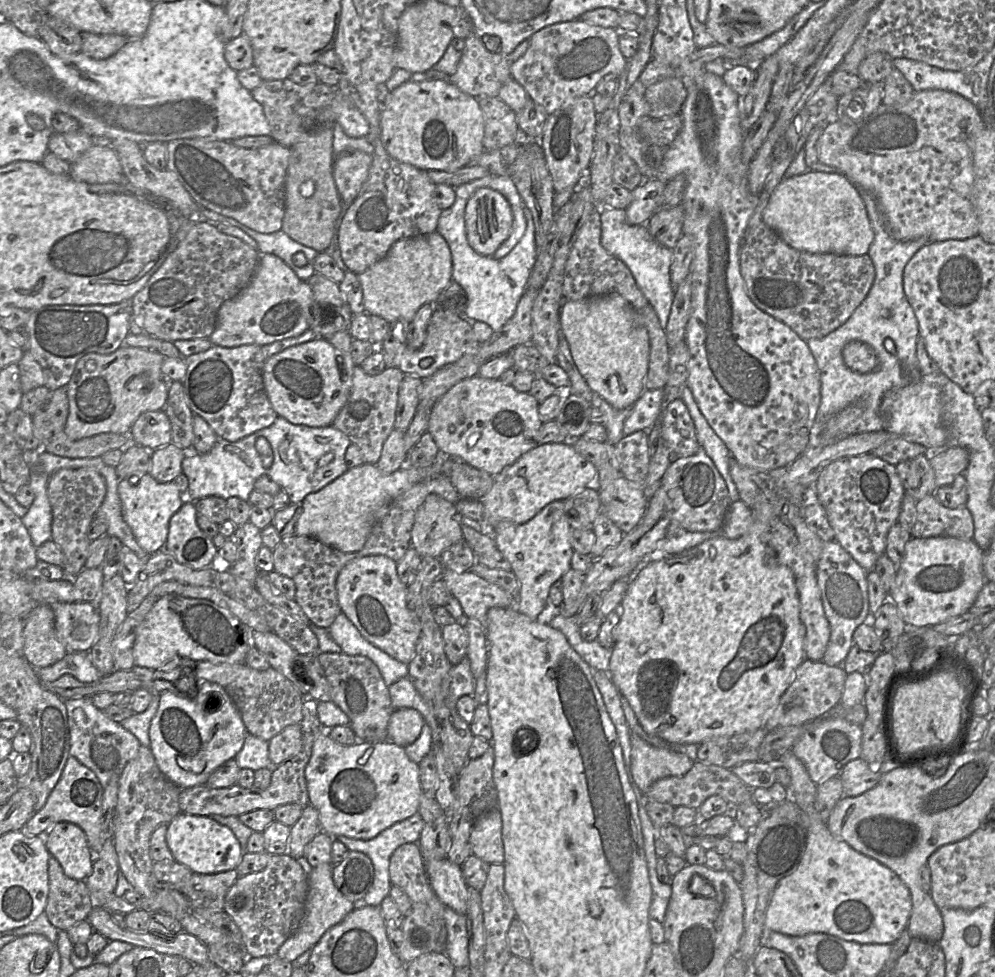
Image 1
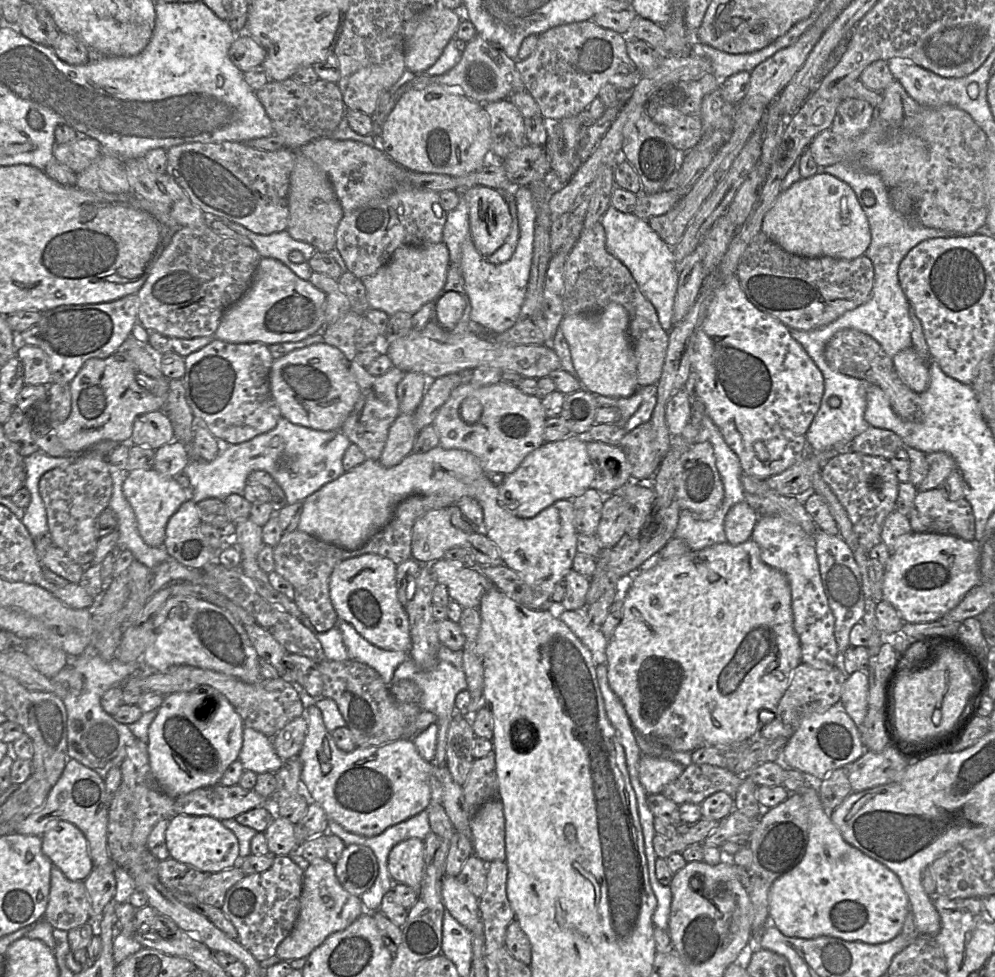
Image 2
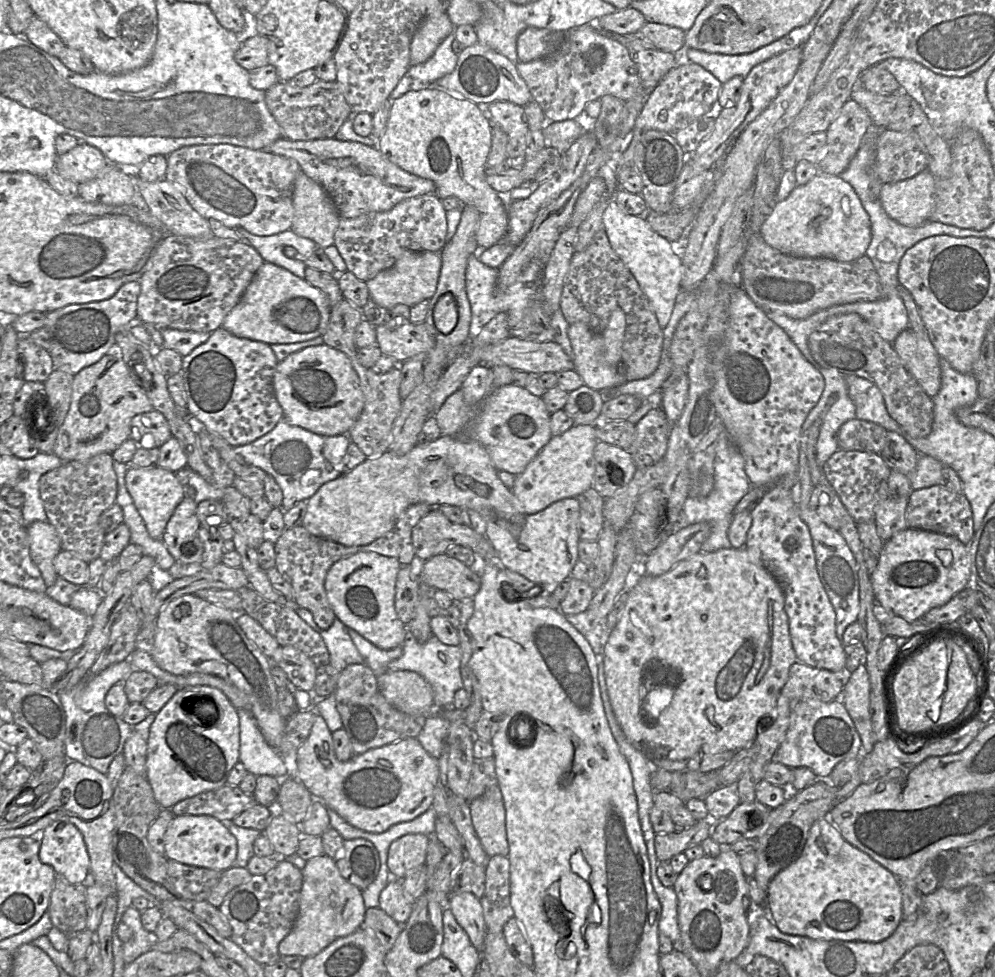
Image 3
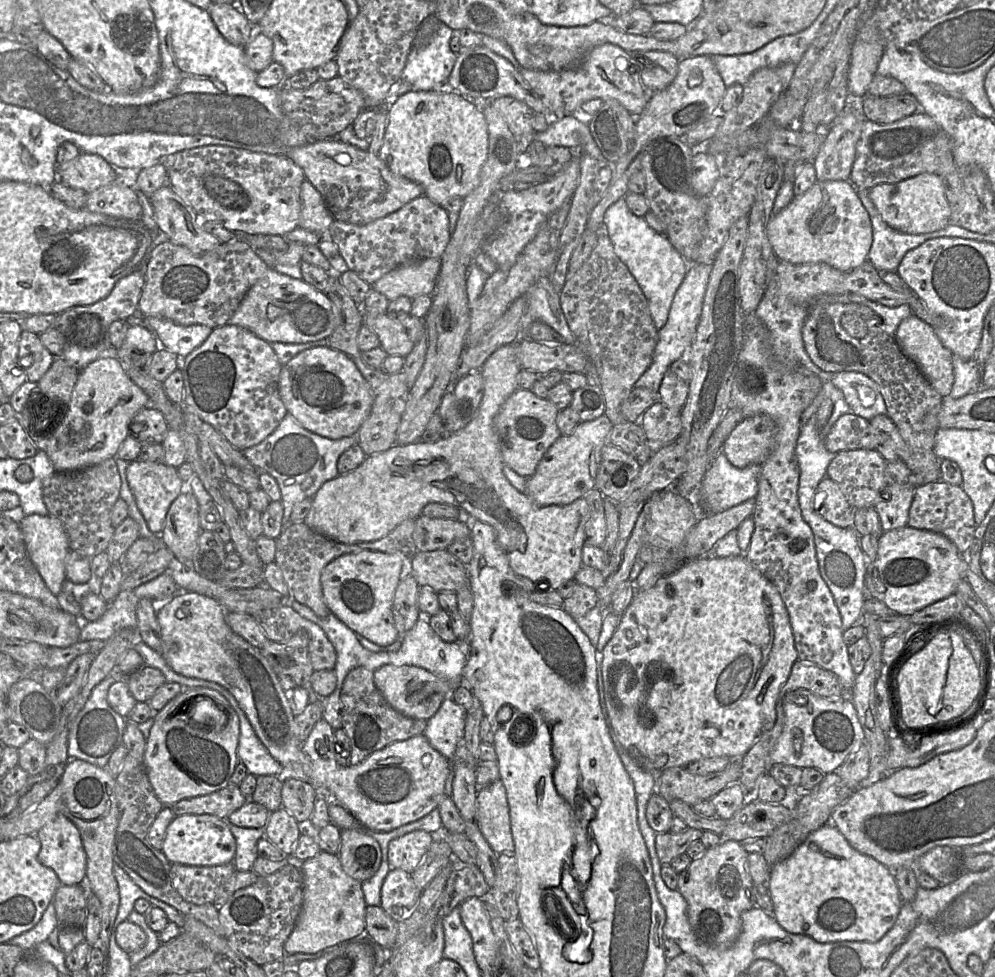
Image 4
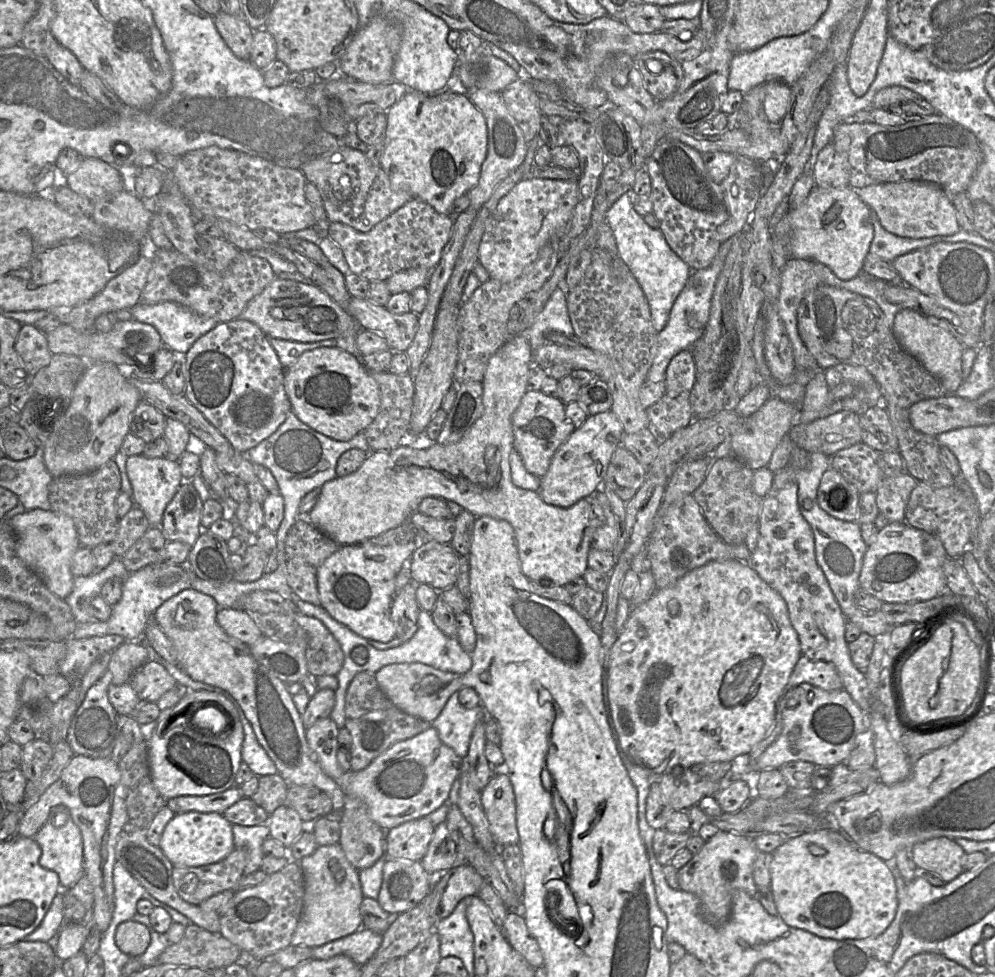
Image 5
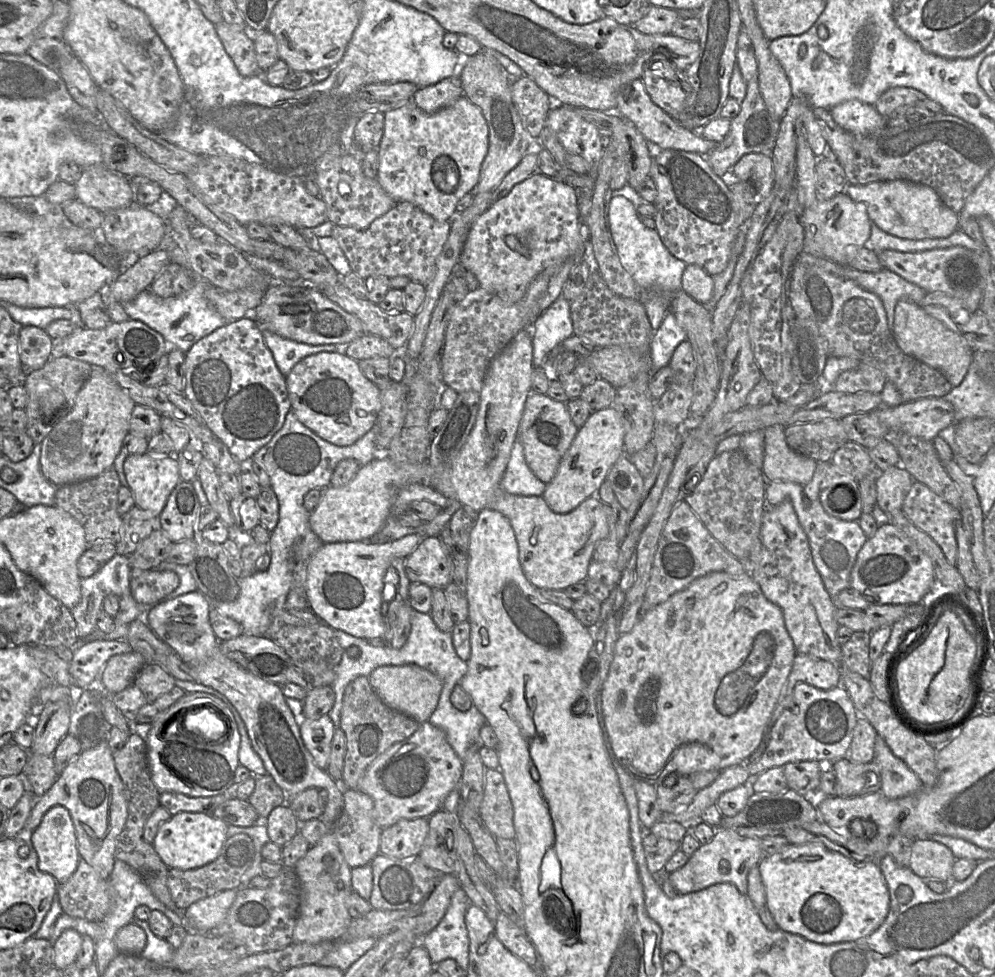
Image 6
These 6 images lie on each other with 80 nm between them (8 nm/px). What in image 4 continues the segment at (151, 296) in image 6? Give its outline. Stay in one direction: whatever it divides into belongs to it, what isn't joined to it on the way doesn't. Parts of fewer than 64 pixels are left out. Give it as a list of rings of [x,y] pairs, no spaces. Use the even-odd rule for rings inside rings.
[[[152,316],[144,320],[151,326],[151,331],[164,349],[182,357],[203,344],[213,330],[204,325],[181,326],[171,320]]]

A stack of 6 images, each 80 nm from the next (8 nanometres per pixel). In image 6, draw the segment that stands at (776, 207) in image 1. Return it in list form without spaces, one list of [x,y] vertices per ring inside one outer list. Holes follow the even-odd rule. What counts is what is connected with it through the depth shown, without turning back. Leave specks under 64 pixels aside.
[[[845,192],[828,200],[818,199],[803,210],[800,222],[804,229],[803,251],[826,258],[840,265],[847,265],[855,253],[855,247],[865,247],[870,238],[870,223],[864,203],[853,201]]]

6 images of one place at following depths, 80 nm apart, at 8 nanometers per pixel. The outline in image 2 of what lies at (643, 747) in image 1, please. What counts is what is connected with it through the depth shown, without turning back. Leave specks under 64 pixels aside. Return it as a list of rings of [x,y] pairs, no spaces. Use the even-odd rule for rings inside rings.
[[[642,755],[639,761],[639,779],[647,795],[661,793],[684,770],[680,763],[658,757]]]

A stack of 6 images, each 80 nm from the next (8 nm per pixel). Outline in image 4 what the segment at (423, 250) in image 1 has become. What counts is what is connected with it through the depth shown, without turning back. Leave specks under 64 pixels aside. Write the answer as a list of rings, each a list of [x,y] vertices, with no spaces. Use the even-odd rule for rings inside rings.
[[[426,258],[419,261],[412,261],[388,272],[373,283],[371,288],[386,296],[389,301],[400,296],[407,296],[413,300],[420,295],[432,295],[435,290],[440,268],[441,258]]]

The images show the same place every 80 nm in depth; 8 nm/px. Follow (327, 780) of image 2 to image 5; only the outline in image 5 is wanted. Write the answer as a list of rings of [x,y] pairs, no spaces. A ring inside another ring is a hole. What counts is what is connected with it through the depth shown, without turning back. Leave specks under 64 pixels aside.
[[[329,717],[317,721],[305,731],[308,746],[314,753],[314,757],[323,772],[342,789],[345,796],[362,800],[368,808],[370,818],[382,830],[388,831],[403,823],[426,818],[441,805],[447,803],[451,787],[460,775],[461,760],[441,744],[438,734],[432,726],[428,726],[410,739],[393,744],[366,768],[357,772],[344,771],[337,762],[336,751],[339,730]]]

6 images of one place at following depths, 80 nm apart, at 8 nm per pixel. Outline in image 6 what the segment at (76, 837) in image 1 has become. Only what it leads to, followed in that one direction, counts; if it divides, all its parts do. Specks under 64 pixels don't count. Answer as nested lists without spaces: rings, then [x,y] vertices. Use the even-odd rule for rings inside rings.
[[[62,805],[50,808],[38,827],[27,835],[37,852],[39,870],[51,874],[58,883],[65,882],[76,870],[81,859],[75,828],[69,811]]]

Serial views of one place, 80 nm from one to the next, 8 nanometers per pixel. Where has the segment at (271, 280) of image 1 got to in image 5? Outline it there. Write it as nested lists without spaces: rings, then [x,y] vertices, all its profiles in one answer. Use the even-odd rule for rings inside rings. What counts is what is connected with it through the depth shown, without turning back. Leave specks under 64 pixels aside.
[[[274,280],[251,299],[238,319],[256,324],[269,338],[300,343],[337,339],[354,321],[352,316],[311,282]]]

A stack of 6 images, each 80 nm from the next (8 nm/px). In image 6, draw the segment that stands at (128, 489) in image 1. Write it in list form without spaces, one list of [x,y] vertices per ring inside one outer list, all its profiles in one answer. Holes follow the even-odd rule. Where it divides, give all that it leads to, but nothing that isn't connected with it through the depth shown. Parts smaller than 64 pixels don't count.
[[[129,454],[123,464],[135,505],[159,517],[166,501],[181,480],[174,455]]]

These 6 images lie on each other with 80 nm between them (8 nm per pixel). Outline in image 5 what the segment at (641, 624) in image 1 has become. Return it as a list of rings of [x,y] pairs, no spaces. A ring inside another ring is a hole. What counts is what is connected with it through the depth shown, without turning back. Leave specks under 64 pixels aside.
[[[736,559],[711,561],[692,570],[673,586],[656,592],[649,602],[634,610],[610,648],[607,674],[603,671],[603,698],[613,722],[621,757],[647,772],[648,777],[656,782],[676,766],[690,769],[695,764],[714,762],[731,762],[738,765],[739,757],[748,755],[757,743],[767,737],[767,731],[775,720],[776,701],[800,657],[798,635],[790,623],[784,599],[746,562]]]

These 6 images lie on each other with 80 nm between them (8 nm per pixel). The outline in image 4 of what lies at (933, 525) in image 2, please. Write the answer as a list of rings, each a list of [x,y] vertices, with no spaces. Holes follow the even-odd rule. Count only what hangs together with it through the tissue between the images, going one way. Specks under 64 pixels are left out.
[[[941,480],[916,487],[908,515],[908,526],[939,533],[947,537],[960,553],[968,553],[976,530],[973,503],[962,486]]]

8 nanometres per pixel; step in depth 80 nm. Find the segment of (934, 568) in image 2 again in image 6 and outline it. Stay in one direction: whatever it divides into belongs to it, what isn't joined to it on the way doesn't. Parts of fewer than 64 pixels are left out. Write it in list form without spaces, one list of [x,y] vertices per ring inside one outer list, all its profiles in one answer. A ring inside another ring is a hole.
[[[891,523],[879,526],[875,534],[867,538],[852,567],[849,587],[858,591],[870,604],[917,604],[929,592],[932,592],[933,596],[936,591],[942,591],[936,588],[934,567],[929,556],[921,551],[904,532]]]

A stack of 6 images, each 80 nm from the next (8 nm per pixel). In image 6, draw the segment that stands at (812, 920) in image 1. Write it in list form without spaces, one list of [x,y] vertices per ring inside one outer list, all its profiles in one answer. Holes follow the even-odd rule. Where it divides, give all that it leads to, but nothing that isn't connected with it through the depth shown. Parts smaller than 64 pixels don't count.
[[[822,843],[789,844],[758,863],[766,891],[766,905],[781,930],[821,943],[857,940],[874,932],[889,912],[890,896],[877,861],[855,862]]]

